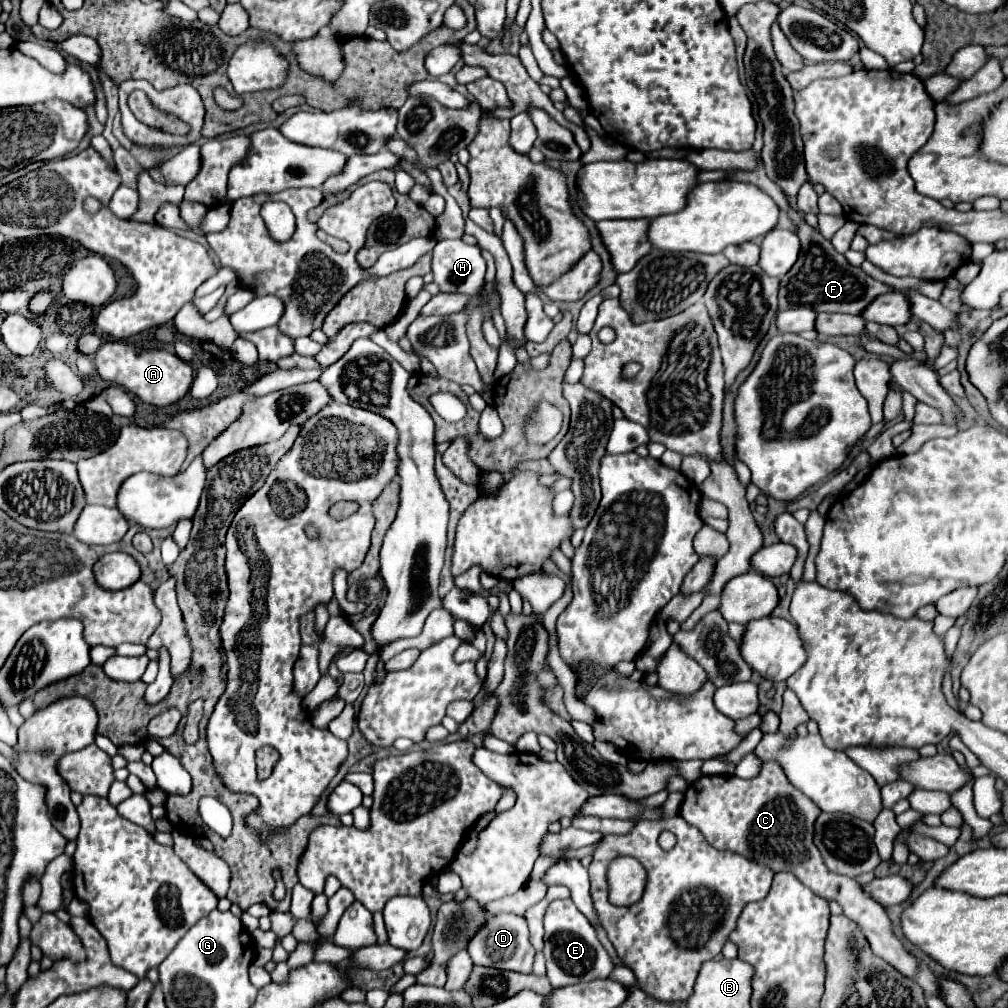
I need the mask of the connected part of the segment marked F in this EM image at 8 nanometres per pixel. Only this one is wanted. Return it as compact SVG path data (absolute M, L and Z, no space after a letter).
M760 163L756 171L752 173L744 173L744 171L730 171L730 179L732 181L748 181L748 183L756 183L762 191L766 191L782 211L788 211L790 219L800 227L798 237L802 243L802 251L798 261L794 263L794 267L782 277L780 281L780 311L786 309L798 309L798 307L806 307L806 309L814 309L818 313L828 311L828 313L862 313L864 307L868 307L868 303L872 303L872 299L876 299L878 295L890 293L894 291L890 285L876 281L874 277L866 275L860 267L852 267L844 255L840 255L832 243L828 239L824 239L820 235L818 229L812 229L786 201L782 189L772 183L766 173L764 173L764 165Z

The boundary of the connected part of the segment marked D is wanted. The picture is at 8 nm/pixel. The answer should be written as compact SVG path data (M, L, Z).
M508 913L490 917L484 923L484 927L480 927L476 937L472 937L472 941L468 943L468 953L474 961L474 965L508 969L508 971L518 971L518 973L532 973L534 947L528 941L526 919L520 915L508 915Z

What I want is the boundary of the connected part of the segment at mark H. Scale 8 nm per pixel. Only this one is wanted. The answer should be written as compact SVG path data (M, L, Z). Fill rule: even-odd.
M438 239L434 247L432 271L434 271L434 283L438 283L440 291L444 293L480 295L485 282L486 261L480 255L478 245L466 245L460 239Z

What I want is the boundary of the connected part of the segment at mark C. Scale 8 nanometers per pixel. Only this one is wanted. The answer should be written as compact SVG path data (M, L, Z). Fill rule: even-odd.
M766 763L754 779L738 779L734 775L702 775L688 785L682 801L680 815L688 825L702 831L712 847L718 851L732 851L746 857L752 863L766 865L774 873L790 871L816 895L840 903L844 915L852 919L864 937L868 939L872 951L896 967L902 975L916 975L916 957L908 953L902 941L894 935L892 923L880 903L876 903L868 893L862 891L858 881L852 877L836 875L826 869L824 859L814 845L814 821L822 811L800 791L796 791L782 767L778 763Z

